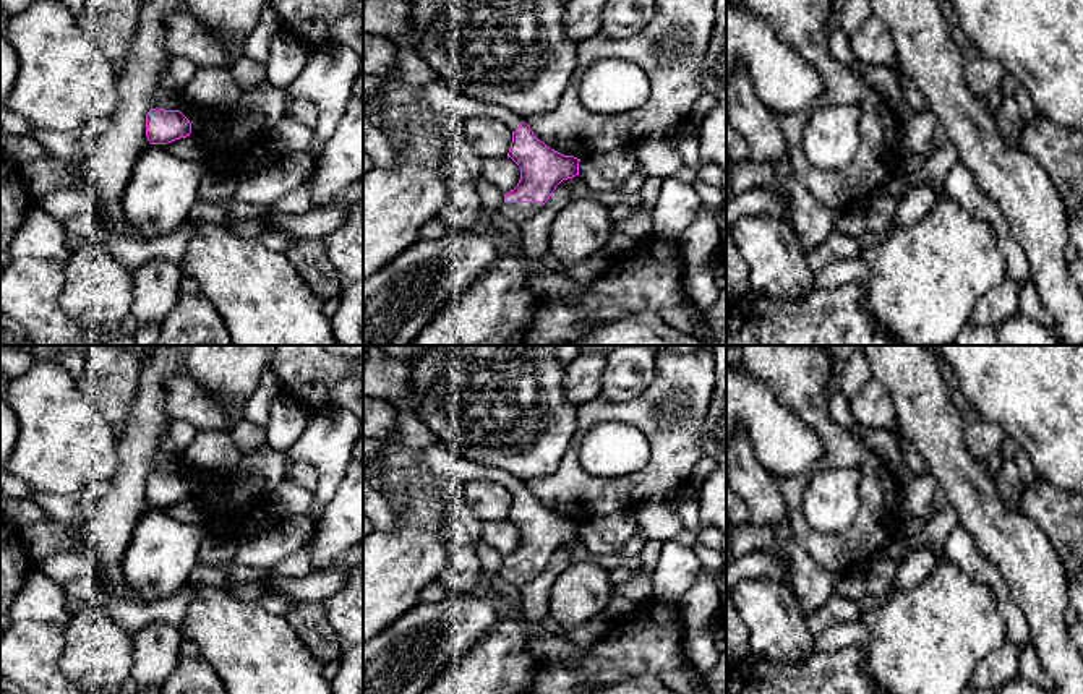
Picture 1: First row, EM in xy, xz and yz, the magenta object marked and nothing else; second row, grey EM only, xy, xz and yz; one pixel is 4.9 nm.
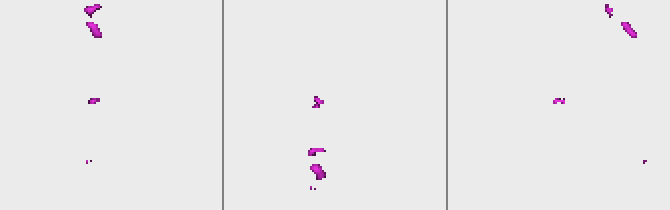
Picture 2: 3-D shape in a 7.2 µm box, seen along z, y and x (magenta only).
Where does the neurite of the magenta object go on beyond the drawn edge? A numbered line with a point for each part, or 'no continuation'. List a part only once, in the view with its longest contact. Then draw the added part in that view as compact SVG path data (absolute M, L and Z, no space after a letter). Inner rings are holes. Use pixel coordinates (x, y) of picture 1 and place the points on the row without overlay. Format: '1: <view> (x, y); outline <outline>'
1: xz (517, 576); outline M503 566L498 574L507 584L514 585L516 589L519 589L524 584L530 582L542 571L543 571L542 566Z

